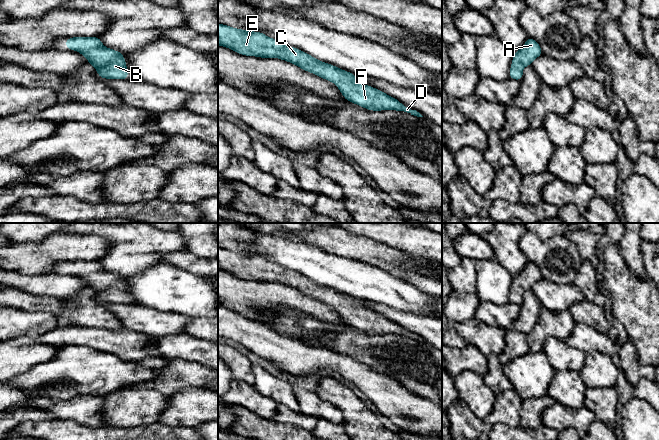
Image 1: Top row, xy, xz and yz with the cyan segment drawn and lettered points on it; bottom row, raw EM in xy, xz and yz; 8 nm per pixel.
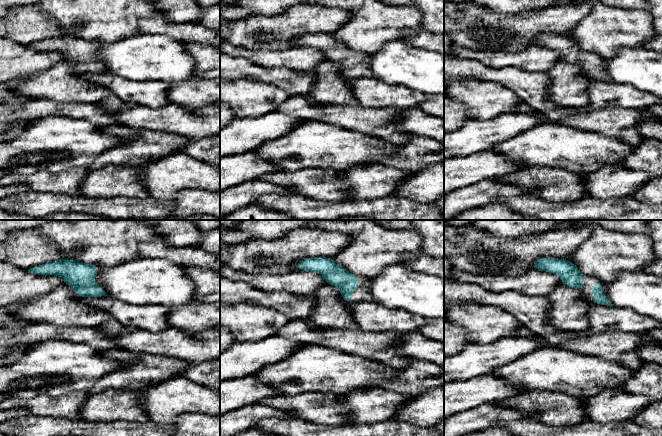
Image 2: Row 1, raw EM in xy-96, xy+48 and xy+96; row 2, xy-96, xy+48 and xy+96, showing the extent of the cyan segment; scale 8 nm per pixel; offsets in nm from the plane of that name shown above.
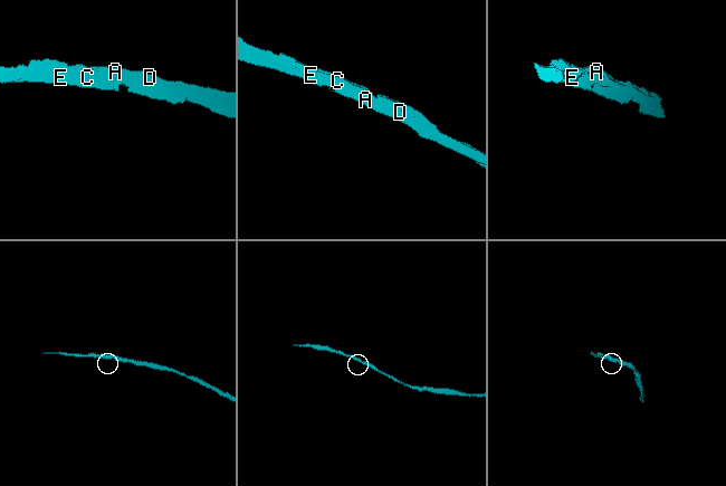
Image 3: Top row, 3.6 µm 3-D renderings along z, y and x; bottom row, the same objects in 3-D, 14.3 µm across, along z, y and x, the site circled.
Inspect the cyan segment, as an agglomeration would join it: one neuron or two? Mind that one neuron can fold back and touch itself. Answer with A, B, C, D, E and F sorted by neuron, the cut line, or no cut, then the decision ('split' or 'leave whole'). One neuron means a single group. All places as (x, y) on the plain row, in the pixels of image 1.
groups A B C D E F; cut none; leave whole

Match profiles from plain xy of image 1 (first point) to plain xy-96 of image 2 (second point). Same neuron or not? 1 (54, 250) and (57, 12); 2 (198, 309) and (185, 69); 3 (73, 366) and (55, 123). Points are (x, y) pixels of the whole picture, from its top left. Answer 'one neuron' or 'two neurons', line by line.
1: two neurons
2: one neuron
3: one neuron

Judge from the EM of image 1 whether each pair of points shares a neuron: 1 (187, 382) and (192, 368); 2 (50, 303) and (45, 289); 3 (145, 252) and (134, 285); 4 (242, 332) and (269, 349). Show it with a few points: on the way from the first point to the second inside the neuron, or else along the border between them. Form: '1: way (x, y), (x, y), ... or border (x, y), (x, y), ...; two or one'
1: way (187, 379), (187, 374), (190, 371); one
2: border (24, 290), (37, 295), (49, 295), (61, 299); two
3: border (159, 262), (130, 276), (123, 277); two
4: way (249, 333), (262, 342); one

